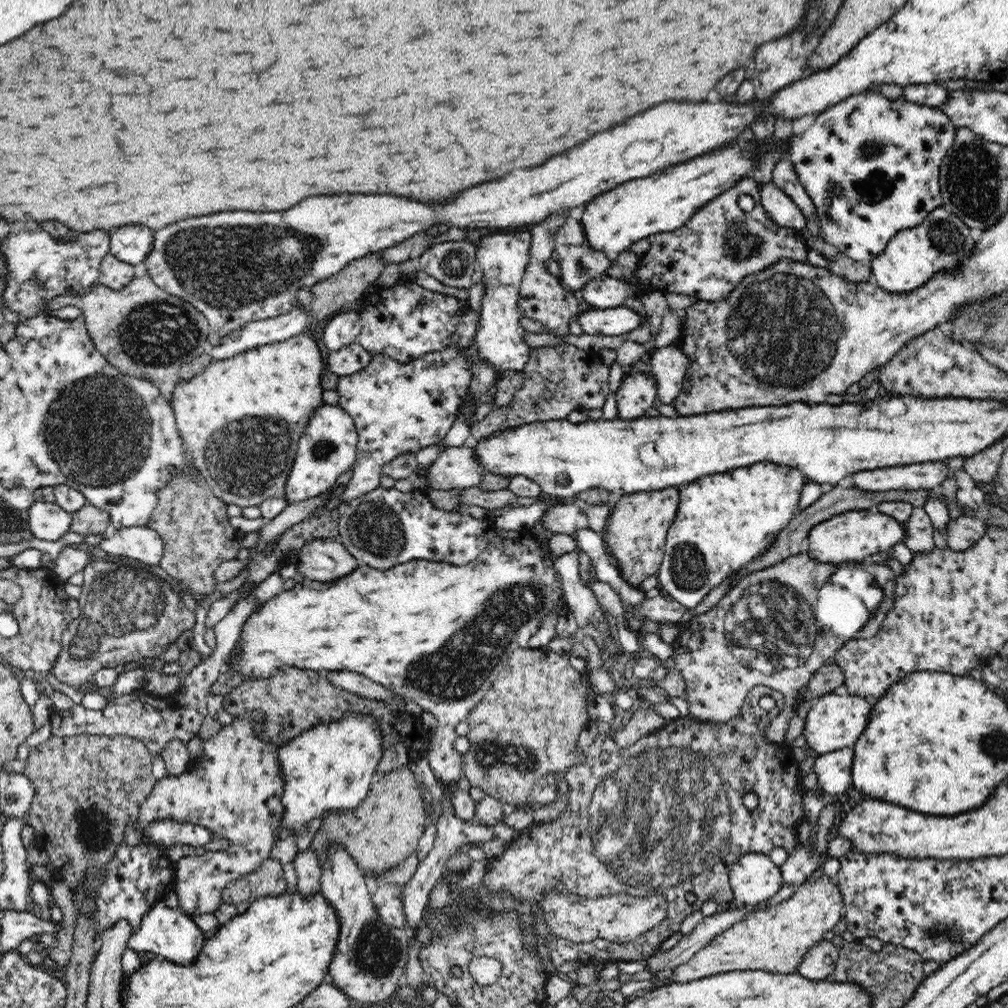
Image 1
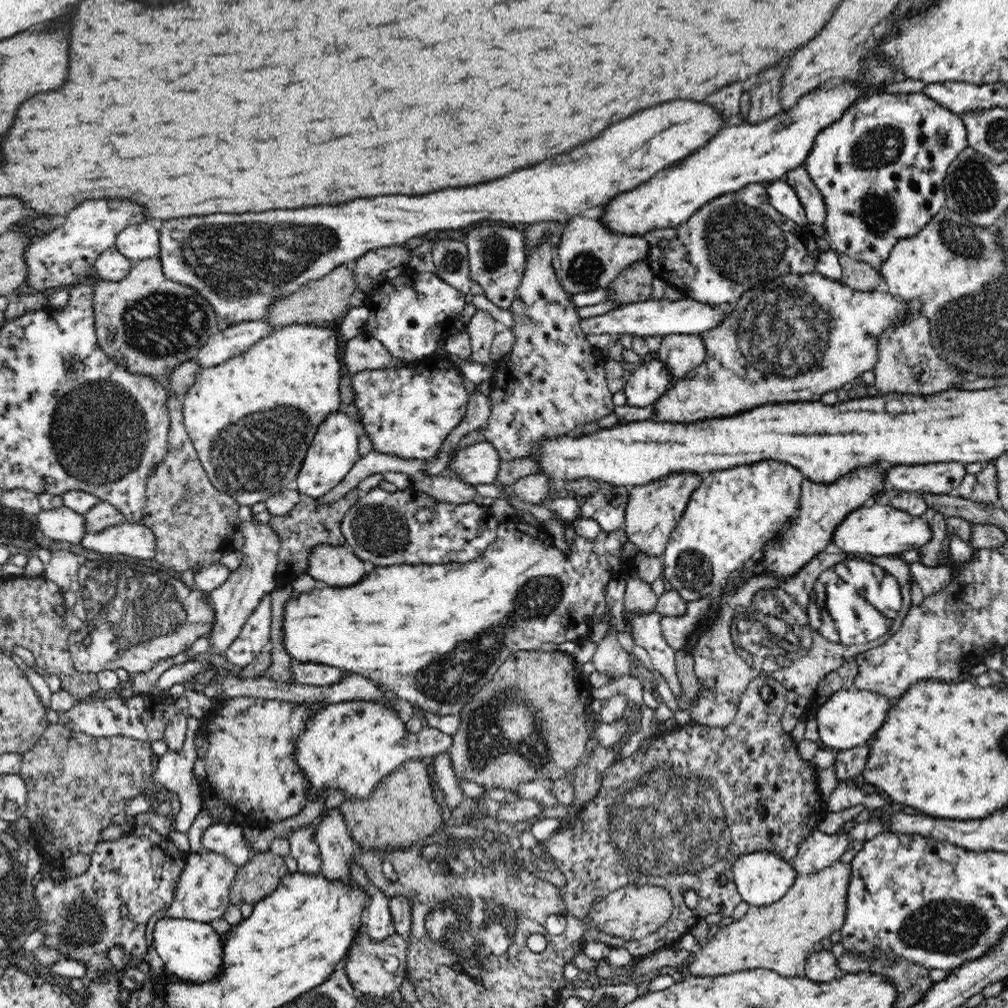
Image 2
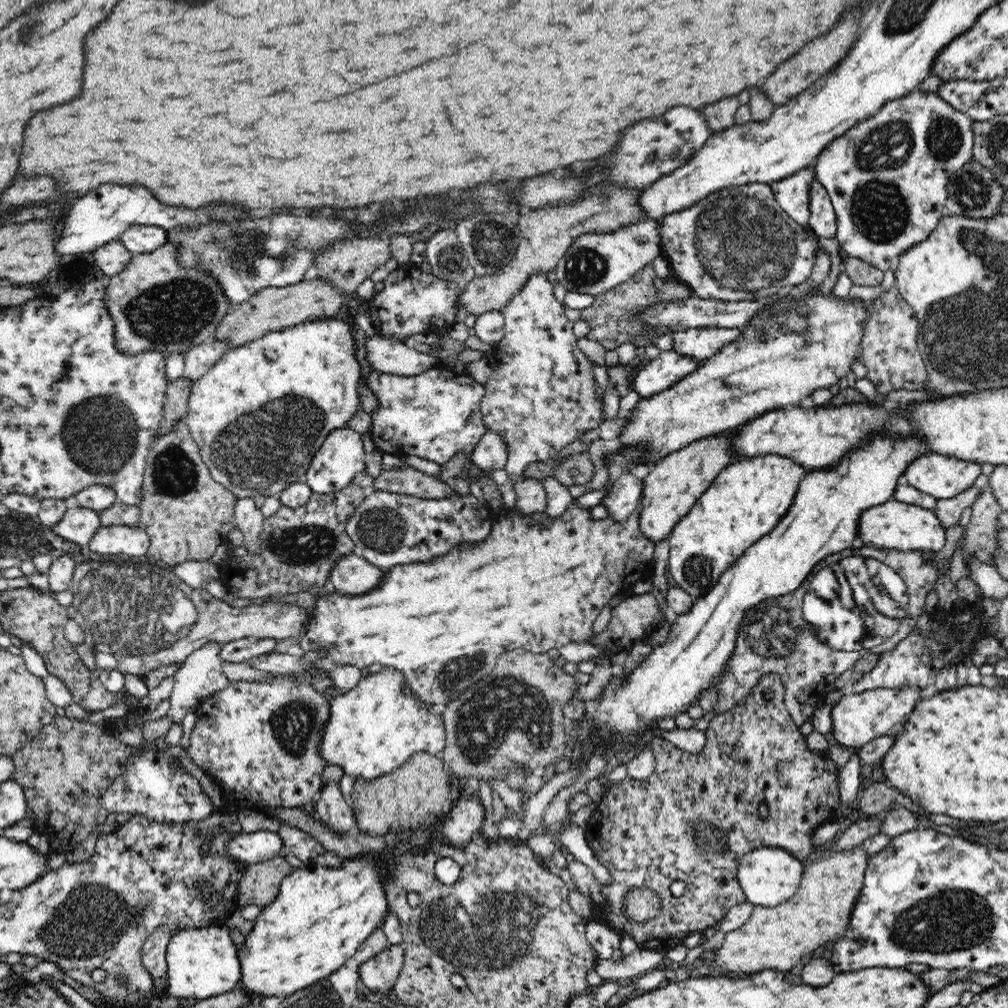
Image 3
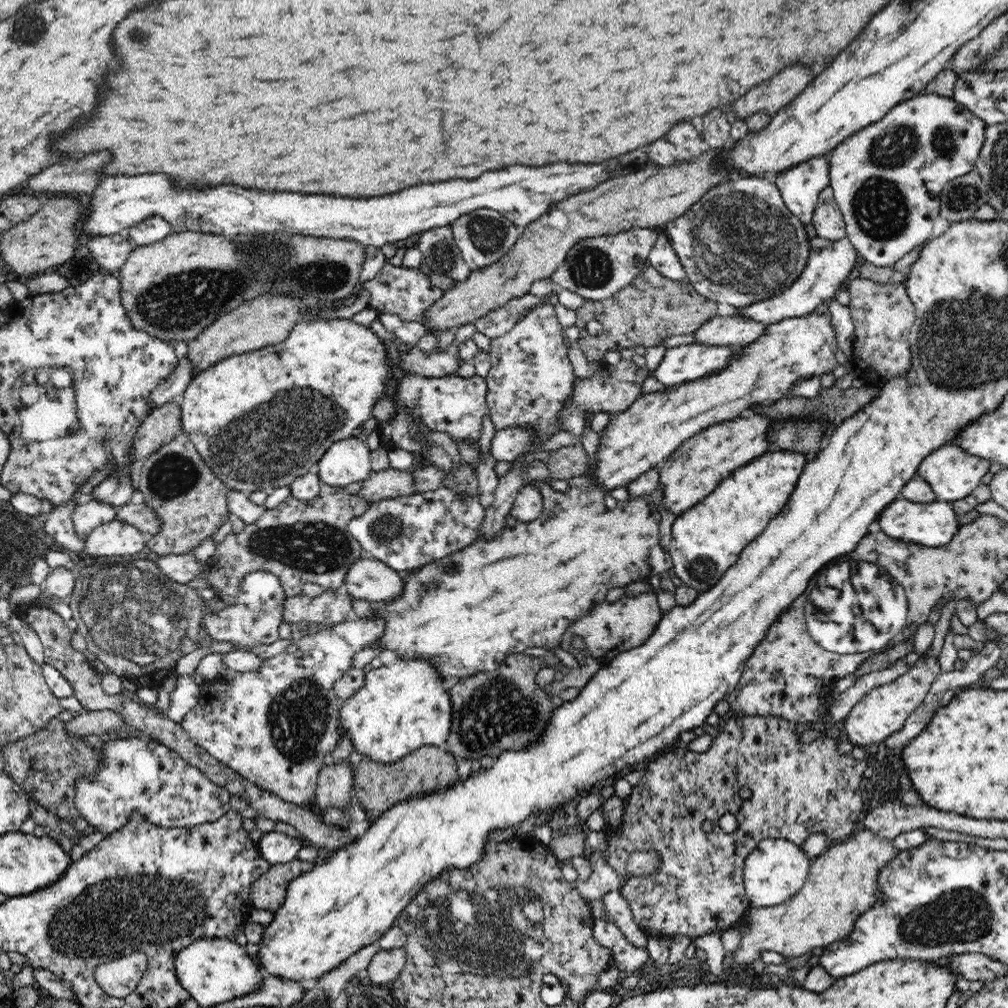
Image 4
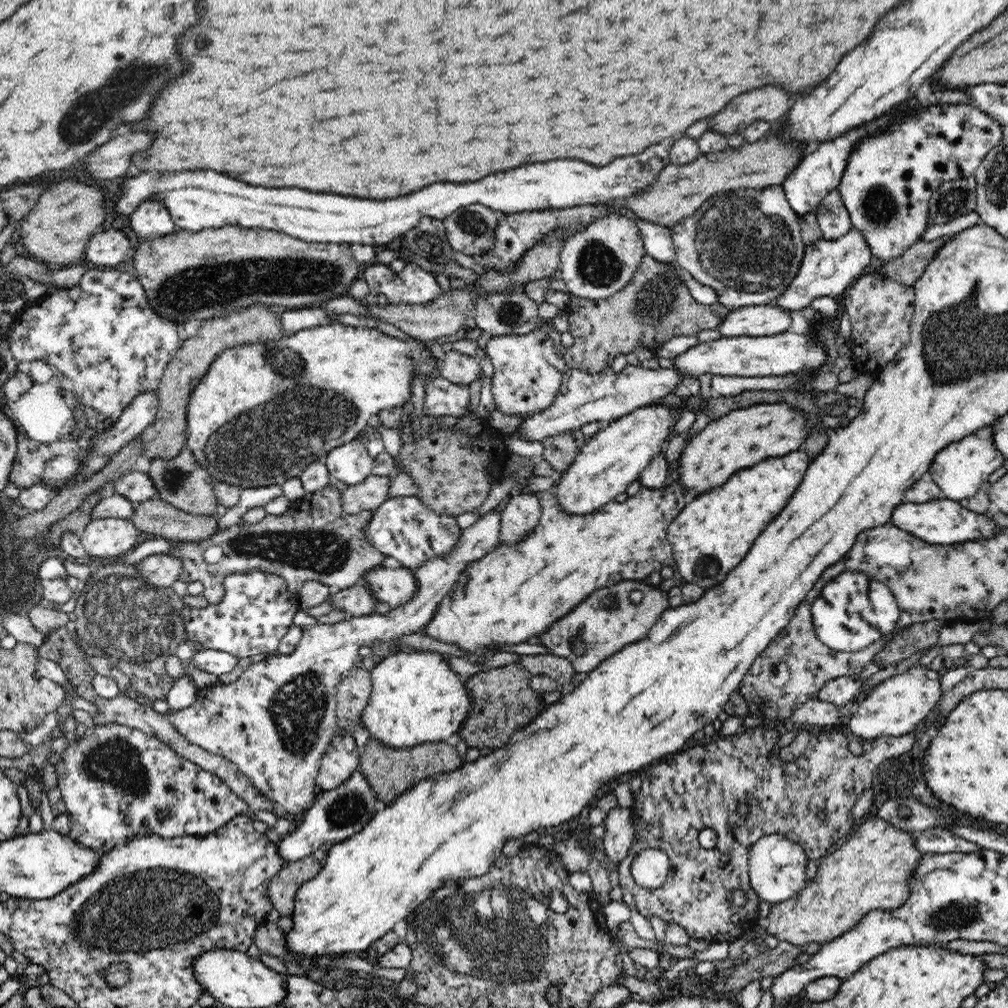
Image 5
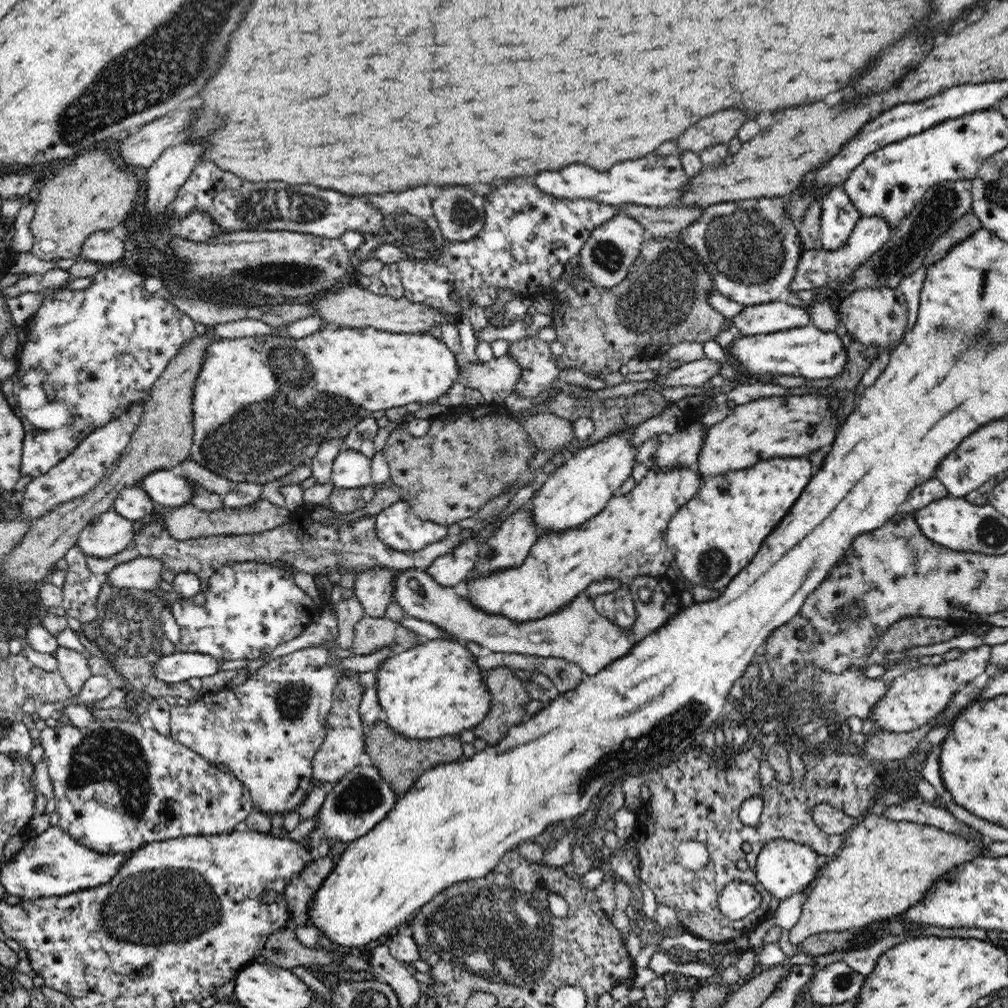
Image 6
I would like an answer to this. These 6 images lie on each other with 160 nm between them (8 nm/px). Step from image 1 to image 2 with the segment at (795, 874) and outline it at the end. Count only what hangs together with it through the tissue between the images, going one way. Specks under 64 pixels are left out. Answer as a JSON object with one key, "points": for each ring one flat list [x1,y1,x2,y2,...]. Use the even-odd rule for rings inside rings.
{"points":[[818,830,810,831,800,844,798,854,794,856,791,865,798,875,809,875,828,868,836,861,840,861,840,855,848,848,848,837,828,835]]}

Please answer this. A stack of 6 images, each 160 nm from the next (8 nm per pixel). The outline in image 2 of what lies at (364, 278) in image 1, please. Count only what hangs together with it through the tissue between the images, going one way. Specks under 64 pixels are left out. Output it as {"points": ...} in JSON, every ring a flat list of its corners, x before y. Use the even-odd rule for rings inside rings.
{"points":[[342,264,320,280,303,284,292,296,277,300,270,305,265,321,279,328,294,324,327,325,336,318,345,316,350,309,348,300,356,289,357,280,355,280,352,264]]}

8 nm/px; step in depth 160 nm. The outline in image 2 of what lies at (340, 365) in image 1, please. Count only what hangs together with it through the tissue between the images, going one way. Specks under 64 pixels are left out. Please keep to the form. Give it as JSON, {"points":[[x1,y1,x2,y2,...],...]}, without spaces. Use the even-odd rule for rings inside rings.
{"points":[[362,331,356,338,346,341,342,350,343,370,348,374,356,374,363,370,388,368,388,366,400,366,408,362,398,361,390,355,390,351,380,341]]}

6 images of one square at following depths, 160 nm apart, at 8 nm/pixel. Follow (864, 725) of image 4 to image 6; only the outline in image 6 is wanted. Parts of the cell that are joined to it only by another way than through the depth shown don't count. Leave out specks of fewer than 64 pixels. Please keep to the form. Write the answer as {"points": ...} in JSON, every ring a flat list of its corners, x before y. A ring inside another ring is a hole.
{"points":[[982,645,966,650,960,658,946,661,939,666,922,664,919,668,892,680,889,690,882,700,870,710,868,717,874,721,874,725,880,731,900,734,919,730,936,719,936,716,947,708,958,690,961,690,967,683,984,678,985,668,990,658,990,647]]}

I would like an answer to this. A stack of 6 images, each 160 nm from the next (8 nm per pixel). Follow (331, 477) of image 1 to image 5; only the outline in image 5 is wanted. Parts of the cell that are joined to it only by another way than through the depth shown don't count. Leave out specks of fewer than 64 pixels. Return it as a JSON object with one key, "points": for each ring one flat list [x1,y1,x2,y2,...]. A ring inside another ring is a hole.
{"points":[[356,438,332,448,324,461,333,481,343,481,349,487,360,484,371,475,374,458]]}

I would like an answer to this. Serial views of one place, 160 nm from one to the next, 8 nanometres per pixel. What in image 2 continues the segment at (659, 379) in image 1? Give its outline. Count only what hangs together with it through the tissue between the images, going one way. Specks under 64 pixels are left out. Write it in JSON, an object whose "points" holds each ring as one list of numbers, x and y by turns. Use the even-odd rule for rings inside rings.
{"points":[[673,334,663,337,657,355,670,373,670,384,674,384,704,362,706,349,698,335]]}

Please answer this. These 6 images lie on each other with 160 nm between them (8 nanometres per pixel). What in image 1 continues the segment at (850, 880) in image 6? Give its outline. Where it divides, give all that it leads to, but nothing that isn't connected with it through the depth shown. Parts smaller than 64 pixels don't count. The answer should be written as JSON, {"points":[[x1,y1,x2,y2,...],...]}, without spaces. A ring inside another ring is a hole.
{"points":[[828,876,795,887,792,897,766,910,750,912,740,922,721,932,688,962,669,973,672,982,685,983,739,970,758,970,789,975,796,973,806,952,822,941,842,916,843,896]]}

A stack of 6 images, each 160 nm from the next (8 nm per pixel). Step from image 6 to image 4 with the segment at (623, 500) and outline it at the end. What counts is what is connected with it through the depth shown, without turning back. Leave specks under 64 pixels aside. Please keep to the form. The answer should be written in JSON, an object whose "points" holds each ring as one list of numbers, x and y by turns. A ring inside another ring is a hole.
{"points":[[586,410,584,412,584,430,580,436,580,441,584,451,586,452,589,460,588,470,581,477,574,477,569,480,569,490,567,493,560,493,550,485,544,484,539,487,542,493,544,504,540,516,537,516,530,522,522,522,516,520,512,515,508,514,504,520,504,528,492,536,492,538,481,538,479,534,478,538,468,544,466,548,452,552,444,558,438,558,438,560,432,560,416,570,407,571,407,575,402,577,404,581,404,588,402,588,402,594,392,598,392,600,384,600,381,603,372,603,370,608,372,613,364,619,382,619,384,620,384,630,382,630,382,636,372,642,370,646,366,646,370,649,374,649,374,652,384,652,390,650,398,656,398,660,424,660,428,661,431,666,437,671,439,678,443,680,449,680,453,678,460,679,470,678,470,676,476,676,478,673,486,673,494,671,500,667,502,661,504,661,509,655,516,652,523,652,526,648,544,648,547,652,553,653,561,648,561,642,565,629,568,628,573,622,585,617,596,605,603,603,606,598,606,593,611,588,624,587,632,582,638,582,640,580,648,580,652,576,660,575,664,571,670,571,673,568,672,559,669,551,664,551,660,547,660,533,659,524,661,520,661,512,659,507,656,506,654,499,648,495,639,499,628,499,625,501,617,501,617,505,612,509,608,509,604,505,604,498,607,494,607,488,604,488,600,482,596,482,596,476,594,476,594,470,598,465,598,449,600,443,601,433,594,432,592,430,592,420,595,417,595,412,592,410]]}

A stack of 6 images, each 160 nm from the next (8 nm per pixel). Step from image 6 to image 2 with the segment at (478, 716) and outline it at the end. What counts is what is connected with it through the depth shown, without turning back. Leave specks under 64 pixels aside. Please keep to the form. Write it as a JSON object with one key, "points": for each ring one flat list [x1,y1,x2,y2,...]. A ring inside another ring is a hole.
{"points":[[356,701,332,704,316,713,309,720,305,732,294,746,294,753,296,753,296,763,300,771,306,775,310,783,307,793,309,802,318,802,324,796,328,798,333,791,342,791,346,799,364,800,372,794,384,776,394,772,404,761,420,760,423,756,436,756,444,750,448,751,453,743,452,737,436,728,428,727,420,730,418,734,408,734,405,730,405,723,402,722,398,713,394,715,382,704]]}

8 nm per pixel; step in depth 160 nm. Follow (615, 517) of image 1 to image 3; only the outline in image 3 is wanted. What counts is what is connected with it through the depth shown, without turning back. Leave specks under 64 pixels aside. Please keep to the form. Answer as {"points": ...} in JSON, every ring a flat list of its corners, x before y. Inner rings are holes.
{"points":[[726,432,695,440,657,462,642,480,642,496,638,504,638,527,642,537,650,539,654,544,667,539,676,523,688,514,694,502,706,492,718,472,732,462]]}

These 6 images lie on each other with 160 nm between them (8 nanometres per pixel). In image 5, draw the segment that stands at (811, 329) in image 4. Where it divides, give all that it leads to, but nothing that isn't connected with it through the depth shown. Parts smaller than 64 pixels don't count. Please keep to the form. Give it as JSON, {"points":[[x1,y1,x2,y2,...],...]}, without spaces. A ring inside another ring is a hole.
{"points":[[687,399,678,406,653,403,636,408,634,412,608,421,590,437,576,456,574,464,566,469,553,488,557,506,568,514,590,514,606,502,622,494,627,486,641,476,641,472,663,454,669,440,676,435,674,426,684,411,690,411]]}

